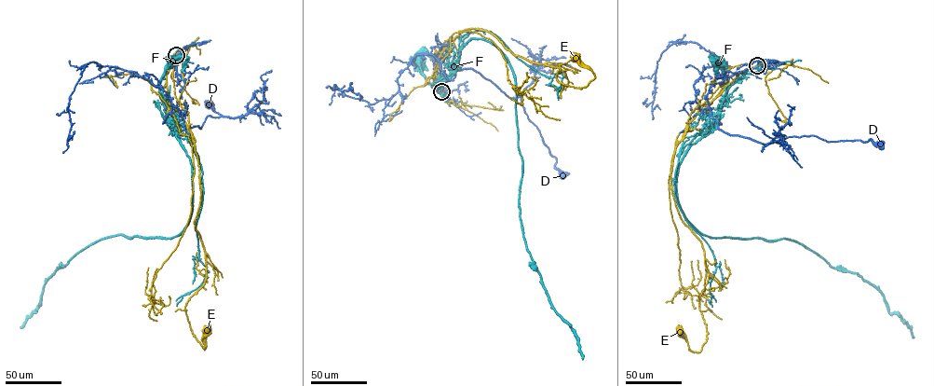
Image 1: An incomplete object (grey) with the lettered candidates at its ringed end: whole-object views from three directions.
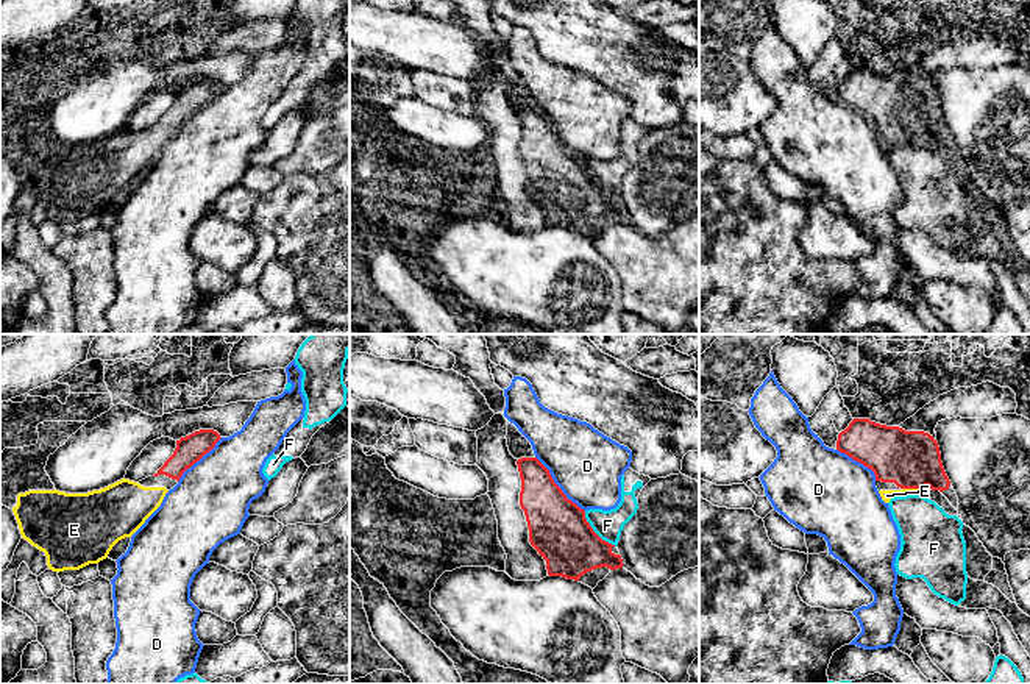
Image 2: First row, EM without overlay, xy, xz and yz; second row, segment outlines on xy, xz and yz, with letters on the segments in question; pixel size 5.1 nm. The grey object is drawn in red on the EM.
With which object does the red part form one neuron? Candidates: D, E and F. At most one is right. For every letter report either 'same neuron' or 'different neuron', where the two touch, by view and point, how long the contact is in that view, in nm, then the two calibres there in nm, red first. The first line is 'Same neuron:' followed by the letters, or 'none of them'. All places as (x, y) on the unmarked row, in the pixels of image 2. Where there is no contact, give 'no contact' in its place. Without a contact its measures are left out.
Same neuron: E
D: different neuron | xz (557, 136) | 380 nm | 300/360 nm
E: same neuron | yz (912, 138) | 100 nm | 300/60 nm
F: different neuron | xz (593, 181) | 240 nm | 300/150 nm

